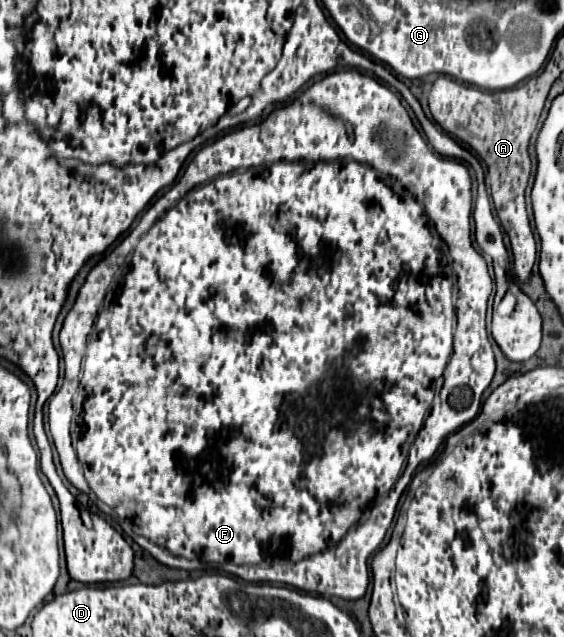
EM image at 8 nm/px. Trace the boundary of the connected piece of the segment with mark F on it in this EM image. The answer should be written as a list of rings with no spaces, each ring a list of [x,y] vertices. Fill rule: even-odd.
[[[342,69],[326,75],[324,79],[320,79],[312,87],[308,87],[302,95],[298,95],[292,103],[274,109],[260,123],[246,125],[246,127],[242,127],[242,129],[238,129],[234,133],[228,133],[228,135],[216,139],[212,145],[206,145],[204,149],[200,149],[194,155],[194,159],[186,167],[182,179],[168,193],[164,193],[154,205],[148,207],[148,211],[142,215],[142,219],[136,225],[136,229],[132,229],[126,235],[126,239],[120,243],[122,245],[122,257],[118,257],[116,261],[118,261],[118,265],[122,263],[122,277],[120,277],[120,267],[118,267],[118,273],[114,273],[113,268],[106,269],[108,265],[110,267],[116,267],[114,265],[116,261],[110,261],[108,255],[104,255],[104,259],[98,263],[98,265],[102,265],[102,268],[96,269],[96,267],[92,267],[92,271],[88,273],[84,285],[78,291],[76,303],[72,305],[70,313],[64,319],[64,327],[60,331],[60,349],[62,349],[62,357],[64,357],[64,363],[66,363],[66,373],[64,373],[64,383],[62,383],[60,391],[56,395],[52,395],[52,399],[50,399],[48,415],[50,415],[50,433],[52,433],[52,439],[54,439],[54,445],[56,445],[56,451],[58,451],[58,457],[60,457],[60,463],[62,463],[62,469],[64,469],[66,479],[76,489],[80,489],[82,493],[90,495],[96,501],[96,505],[100,507],[100,511],[104,511],[108,517],[112,517],[122,527],[122,531],[128,537],[132,537],[156,561],[160,561],[160,563],[164,563],[168,567],[188,569],[188,571],[192,571],[192,569],[194,571],[204,571],[210,563],[220,563],[222,571],[226,571],[230,575],[236,575],[236,577],[240,577],[244,581],[256,581],[256,583],[258,581],[270,581],[270,583],[276,581],[276,583],[292,585],[292,587],[296,587],[300,591],[306,591],[306,593],[334,595],[334,597],[342,597],[342,599],[350,599],[350,601],[360,599],[366,593],[368,581],[370,581],[368,579],[370,577],[368,575],[368,561],[374,555],[374,551],[378,551],[378,547],[382,545],[382,541],[386,537],[386,531],[392,525],[392,519],[394,519],[394,513],[396,513],[396,505],[400,501],[400,495],[408,487],[408,483],[410,483],[416,467],[422,461],[428,461],[436,453],[436,449],[440,447],[440,443],[442,443],[442,439],[446,435],[454,433],[456,429],[460,429],[464,423],[472,421],[478,415],[478,411],[480,411],[480,397],[486,391],[486,387],[490,385],[490,381],[494,377],[494,371],[496,371],[494,351],[492,351],[492,345],[488,341],[486,326],[487,301],[490,293],[492,293],[492,289],[494,289],[494,283],[492,283],[492,279],[488,275],[488,267],[486,267],[484,257],[472,247],[472,239],[470,239],[470,211],[472,211],[472,181],[470,181],[468,169],[460,161],[454,161],[454,159],[444,157],[437,152],[434,153],[433,148],[427,141],[424,141],[422,135],[418,133],[418,129],[414,127],[414,123],[412,123],[408,111],[404,109],[404,105],[400,103],[400,99],[390,89],[386,89],[384,85],[380,85],[374,77],[370,77],[370,75],[364,73],[362,75],[356,69]],[[392,129],[406,133],[404,145],[400,145],[400,151],[396,151],[396,153],[390,151],[394,147],[388,143],[388,139],[384,141],[384,137],[382,137],[388,131],[392,133]],[[444,257],[452,257],[452,263],[454,265],[460,263],[460,275],[456,273],[455,287],[450,282],[450,278],[444,276],[443,272],[438,272],[440,271],[440,267],[442,267],[442,263],[444,263]]]

